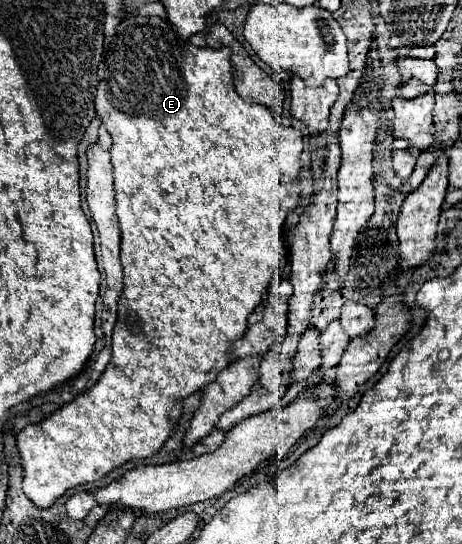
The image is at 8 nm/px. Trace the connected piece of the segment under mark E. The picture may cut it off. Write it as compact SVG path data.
M127 17L119 23L117 27L117 33L111 37L111 43L109 43L109 51L105 55L105 69L103 69L103 79L99 81L99 87L97 87L97 97L95 97L95 111L97 111L97 117L103 121L105 129L109 131L113 143L111 143L111 163L113 163L113 177L115 177L115 213L117 213L117 219L119 219L119 225L121 225L121 263L123 263L123 293L119 297L119 317L117 317L117 323L115 323L115 329L113 329L113 347L111 347L111 361L107 365L107 369L103 371L103 375L99 377L99 381L85 393L77 395L71 403L67 403L65 407L61 407L59 411L51 413L49 417L45 417L41 423L35 423L35 425L27 425L19 435L17 435L17 449L19 449L19 455L23 459L23 491L25 495L33 501L33 505L37 505L37 509L49 509L61 495L65 495L67 489L71 487L77 487L77 485L85 485L85 483L93 483L93 481L99 481L101 477L105 477L107 473L111 473L113 469L121 467L123 463L131 461L131 459L147 459L151 455L155 455L163 445L165 441L171 437L173 429L177 427L179 423L179 417L183 413L183 399L193 395L195 391L201 391L203 387L207 387L209 383L215 381L217 373L221 369L225 369L229 365L229 355L231 355L231 347L233 347L233 341L243 337L245 331L247 331L247 317L261 305L263 301L263 295L265 291L269 289L269 283L271 279L278 278L283 269L288 263L287 254L288 249L285 241L285 226L287 221L287 215L299 207L299 199L301 199L301 189L297 185L297 179L301 175L301 151L303 151L303 135L293 129L293 127L281 127L277 123L277 119L271 115L269 109L265 109L263 105L255 105L255 103L245 103L237 93L235 93L235 87L233 87L233 73L231 73L231 51L229 47L221 47L221 49L209 49L209 47L195 47L191 43L185 43L183 47L177 43L177 31L173 29L173 25L167 21L167 19L161 19L161 17Z

